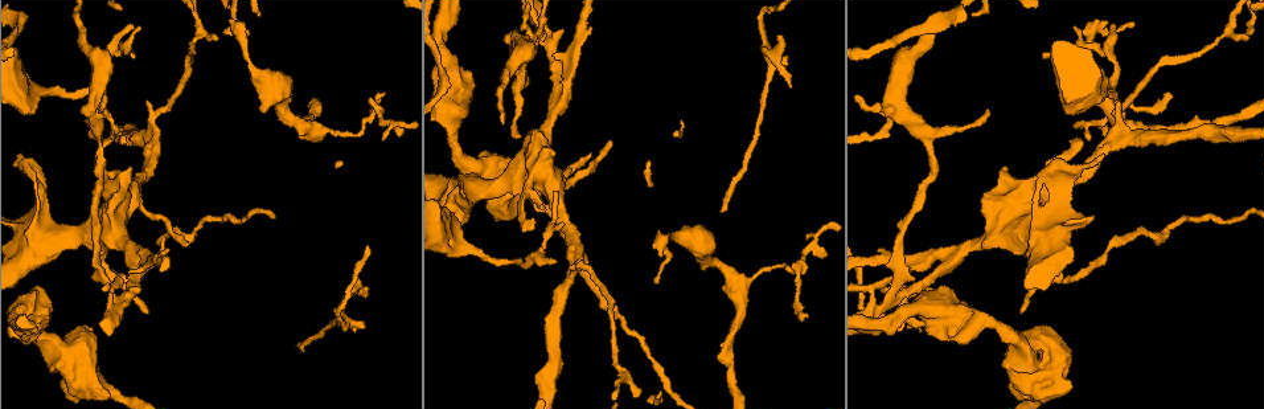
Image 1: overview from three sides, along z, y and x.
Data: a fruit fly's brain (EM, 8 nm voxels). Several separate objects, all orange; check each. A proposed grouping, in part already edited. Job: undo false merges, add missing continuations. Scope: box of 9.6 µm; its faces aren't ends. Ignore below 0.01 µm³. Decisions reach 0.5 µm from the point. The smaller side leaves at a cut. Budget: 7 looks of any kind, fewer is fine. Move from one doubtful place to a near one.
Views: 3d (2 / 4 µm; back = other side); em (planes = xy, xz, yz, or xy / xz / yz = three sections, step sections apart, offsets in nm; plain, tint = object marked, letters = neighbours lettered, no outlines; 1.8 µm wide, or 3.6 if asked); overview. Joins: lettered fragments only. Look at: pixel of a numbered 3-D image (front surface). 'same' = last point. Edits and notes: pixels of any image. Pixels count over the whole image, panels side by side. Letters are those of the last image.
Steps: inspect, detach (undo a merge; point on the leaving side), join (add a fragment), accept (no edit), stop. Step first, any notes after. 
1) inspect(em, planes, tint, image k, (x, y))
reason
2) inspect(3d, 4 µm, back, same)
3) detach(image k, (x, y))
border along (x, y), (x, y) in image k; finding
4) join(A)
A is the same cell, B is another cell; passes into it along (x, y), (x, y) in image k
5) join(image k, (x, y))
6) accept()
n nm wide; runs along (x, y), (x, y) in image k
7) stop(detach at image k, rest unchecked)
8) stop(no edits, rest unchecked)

inspect(em, 3.6 µm, planes, tint, image 1, (898, 111))
three arms meet

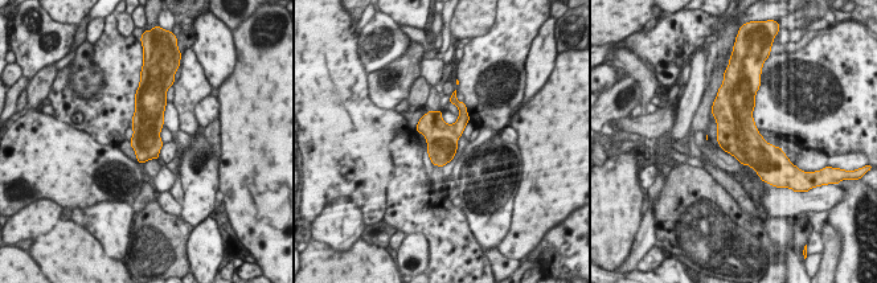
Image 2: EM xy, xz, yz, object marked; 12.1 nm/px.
inspect(em, 3.6 µm, planes, letters, same)

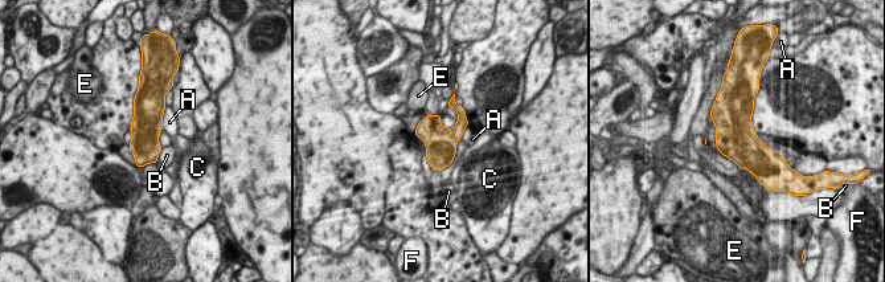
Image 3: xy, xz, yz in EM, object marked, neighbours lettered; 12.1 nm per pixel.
accept()
A, B, C, E and F are other cells; border along (162, 147), (156, 162) in image 3; one neuron here

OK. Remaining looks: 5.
inspect(em, planes, tint, image 1, (532, 227))
thin end

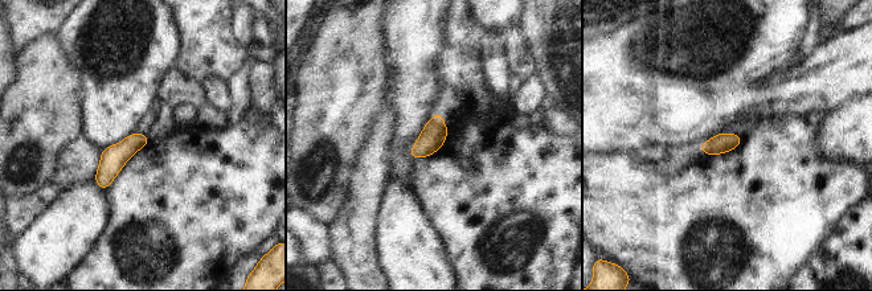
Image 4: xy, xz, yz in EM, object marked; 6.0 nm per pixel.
inspect(em, planes, letters, same)

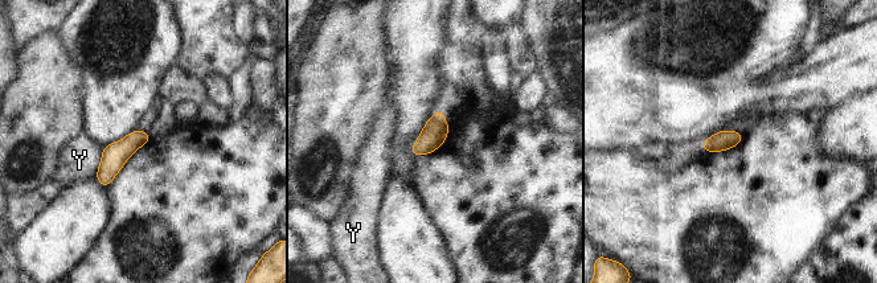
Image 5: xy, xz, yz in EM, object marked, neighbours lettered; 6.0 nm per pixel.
accept()
Y is another cell; border along (103, 147), (101, 163), (94, 176) in image 5; none of them fits

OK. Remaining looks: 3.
inspect(3d, 4 µm, image 1, (1125, 112))
sudden change in width

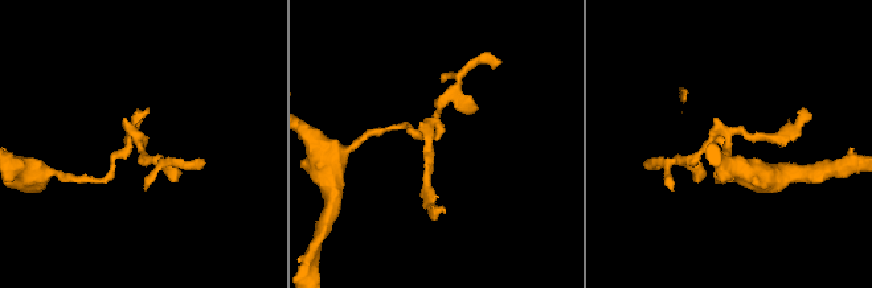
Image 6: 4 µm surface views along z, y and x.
inspect(em, xz, step 8, letters, image 6, (725, 146))
3 arms; now the EM

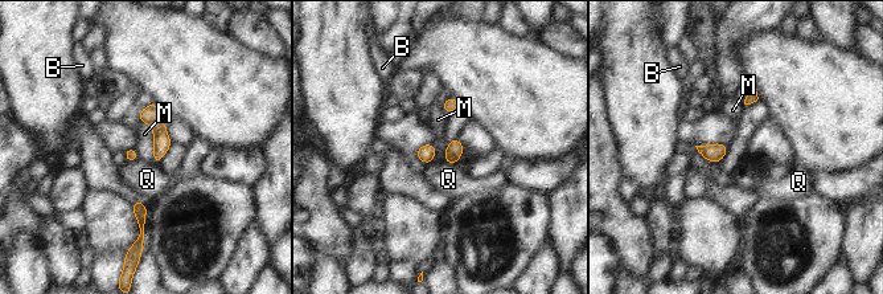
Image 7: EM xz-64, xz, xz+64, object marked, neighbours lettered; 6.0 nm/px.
inspect(em, planes, letters, same)

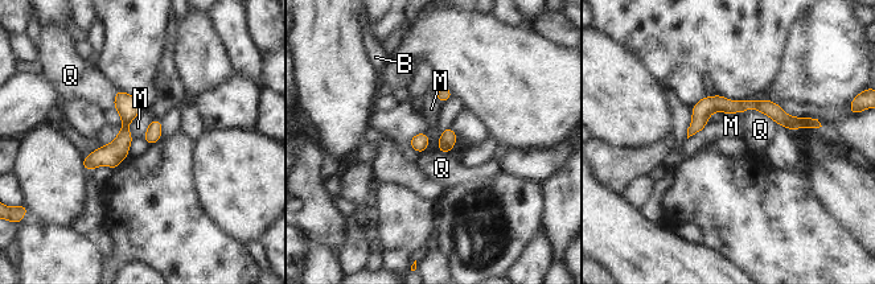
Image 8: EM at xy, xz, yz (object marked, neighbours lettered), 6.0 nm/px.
accept()
30 nm wide; B, M and Q are other cells; runs along (808, 124), (765, 106), (713, 106), (690, 131) in image 8; one neuron here

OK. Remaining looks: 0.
stop(no edits, rest unchecked)

